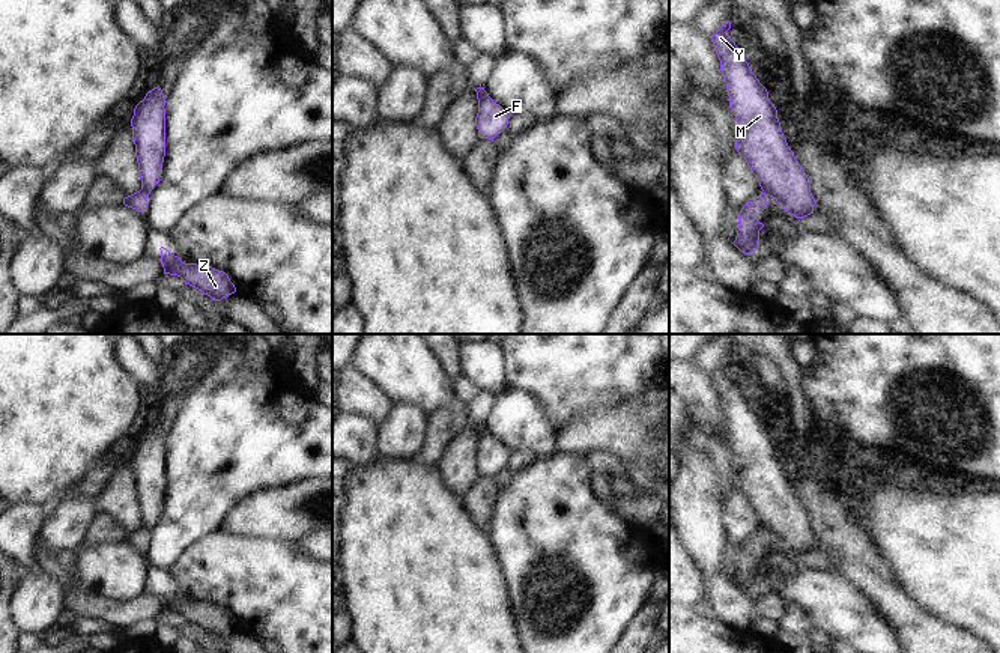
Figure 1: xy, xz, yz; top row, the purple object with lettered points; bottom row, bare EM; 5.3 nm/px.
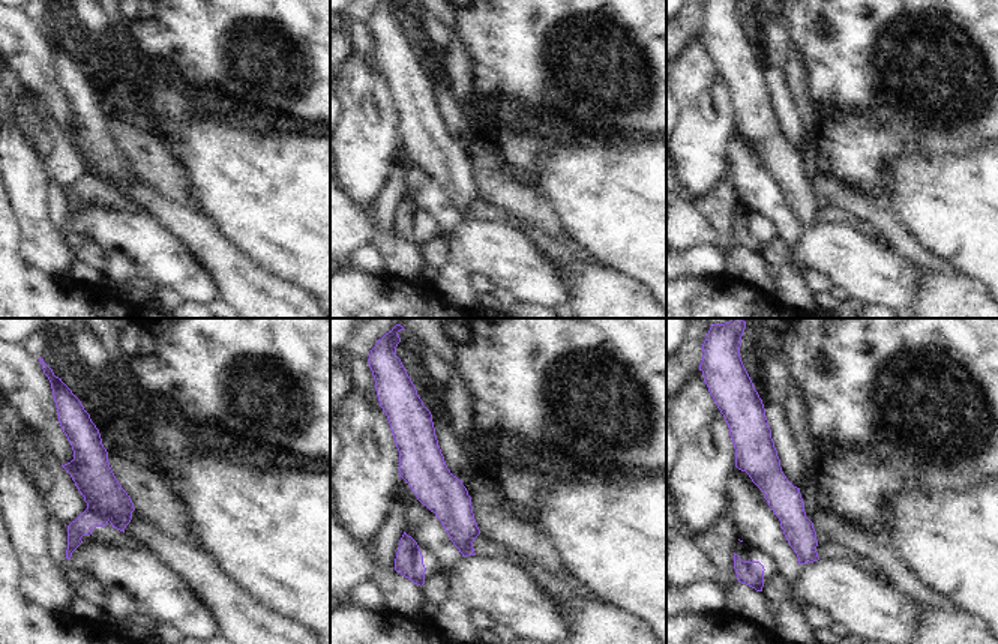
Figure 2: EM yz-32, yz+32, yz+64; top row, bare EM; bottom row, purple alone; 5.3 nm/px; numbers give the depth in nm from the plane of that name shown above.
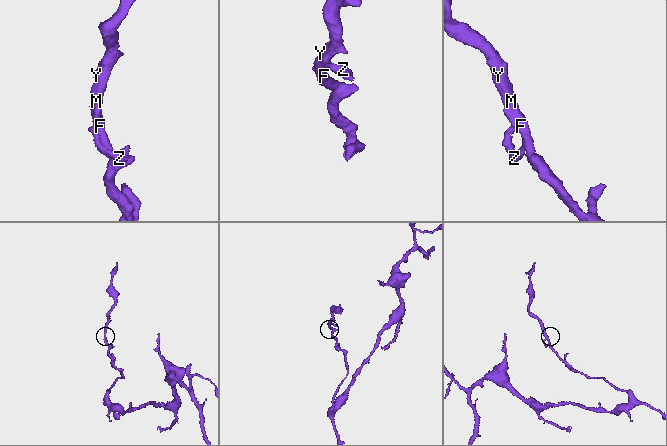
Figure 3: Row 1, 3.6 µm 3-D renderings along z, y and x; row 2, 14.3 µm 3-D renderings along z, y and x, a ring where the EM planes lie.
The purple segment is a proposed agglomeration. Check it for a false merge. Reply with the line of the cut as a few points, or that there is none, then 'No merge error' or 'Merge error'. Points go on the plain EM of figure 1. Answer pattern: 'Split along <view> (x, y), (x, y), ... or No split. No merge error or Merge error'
Split along yz (763, 527), (782, 540). Merge error.

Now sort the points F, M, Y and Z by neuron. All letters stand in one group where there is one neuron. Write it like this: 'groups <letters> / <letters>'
groups F M Y / Z

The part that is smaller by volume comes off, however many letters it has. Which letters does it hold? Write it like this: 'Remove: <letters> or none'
Remove: Z

